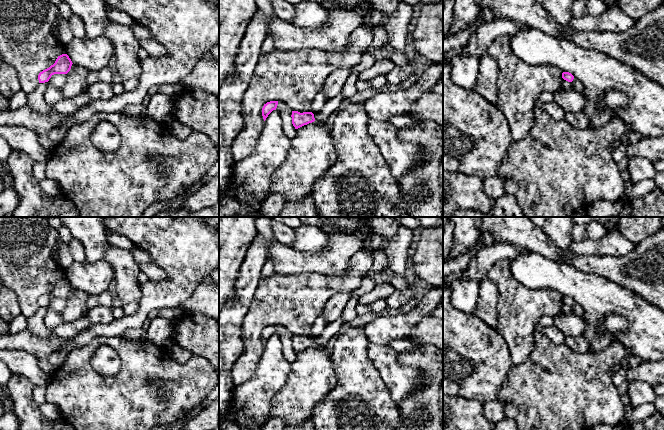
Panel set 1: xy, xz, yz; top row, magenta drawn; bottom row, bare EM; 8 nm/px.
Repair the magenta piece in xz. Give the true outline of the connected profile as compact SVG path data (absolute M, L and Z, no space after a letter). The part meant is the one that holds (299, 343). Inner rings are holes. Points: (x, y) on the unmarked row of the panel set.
M342 318L337 319L336 321L333 321L326 325L323 333L313 338L312 336L303 336L300 337L298 335L292 335L292 348L295 351L295 353L298 353L304 349L307 349L309 347L312 347L314 345L318 346L326 346L328 341L338 334L341 327L343 325Z

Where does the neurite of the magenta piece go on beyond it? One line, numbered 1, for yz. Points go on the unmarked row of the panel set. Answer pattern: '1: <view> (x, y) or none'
1: none

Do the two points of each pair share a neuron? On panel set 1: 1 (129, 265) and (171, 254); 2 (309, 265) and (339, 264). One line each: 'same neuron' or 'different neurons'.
1: different neurons
2: same neuron

